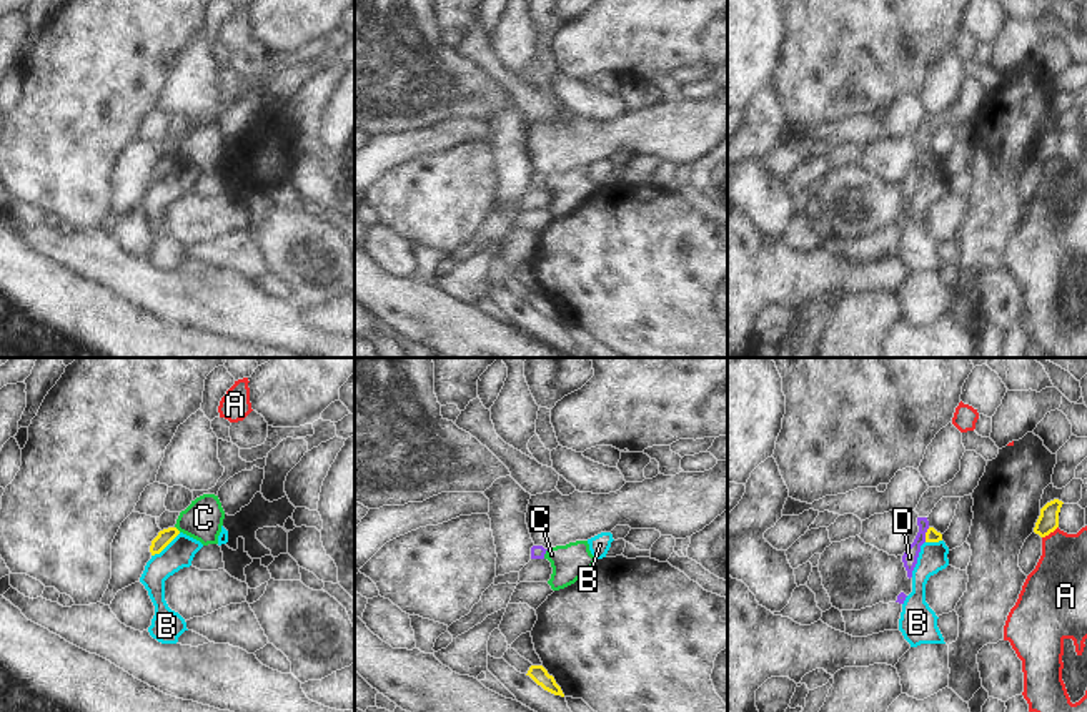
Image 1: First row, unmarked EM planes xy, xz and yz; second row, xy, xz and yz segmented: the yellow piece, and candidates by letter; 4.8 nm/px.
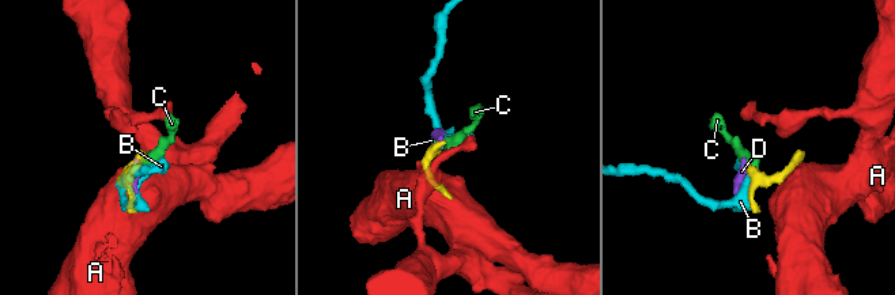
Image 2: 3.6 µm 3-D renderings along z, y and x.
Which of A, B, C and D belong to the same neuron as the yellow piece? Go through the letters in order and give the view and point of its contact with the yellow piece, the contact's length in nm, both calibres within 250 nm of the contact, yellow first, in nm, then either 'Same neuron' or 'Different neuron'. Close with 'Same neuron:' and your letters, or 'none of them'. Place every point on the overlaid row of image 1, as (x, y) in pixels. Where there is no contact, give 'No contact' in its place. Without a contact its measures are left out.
A: Touches yellow at yz (1049, 533). Shared border 100 nm. Thickness 100 nm (yellow) against 280 nm. Different neuron
B: Touches yellow at xy (165, 546). Shared border 180 nm. Thickness 70 nm (yellow) against 140 nm. Different neuron
C: Touches yellow at xy (177, 529). Shared border 40 nm. Thickness 70 nm (yellow) against 190 nm. Same neuron
D: Touches yellow at yz (926, 534). Shared border 80 nm. Thickness 60 nm (yellow) against 70 nm. Different neuron
Same neuron: C

